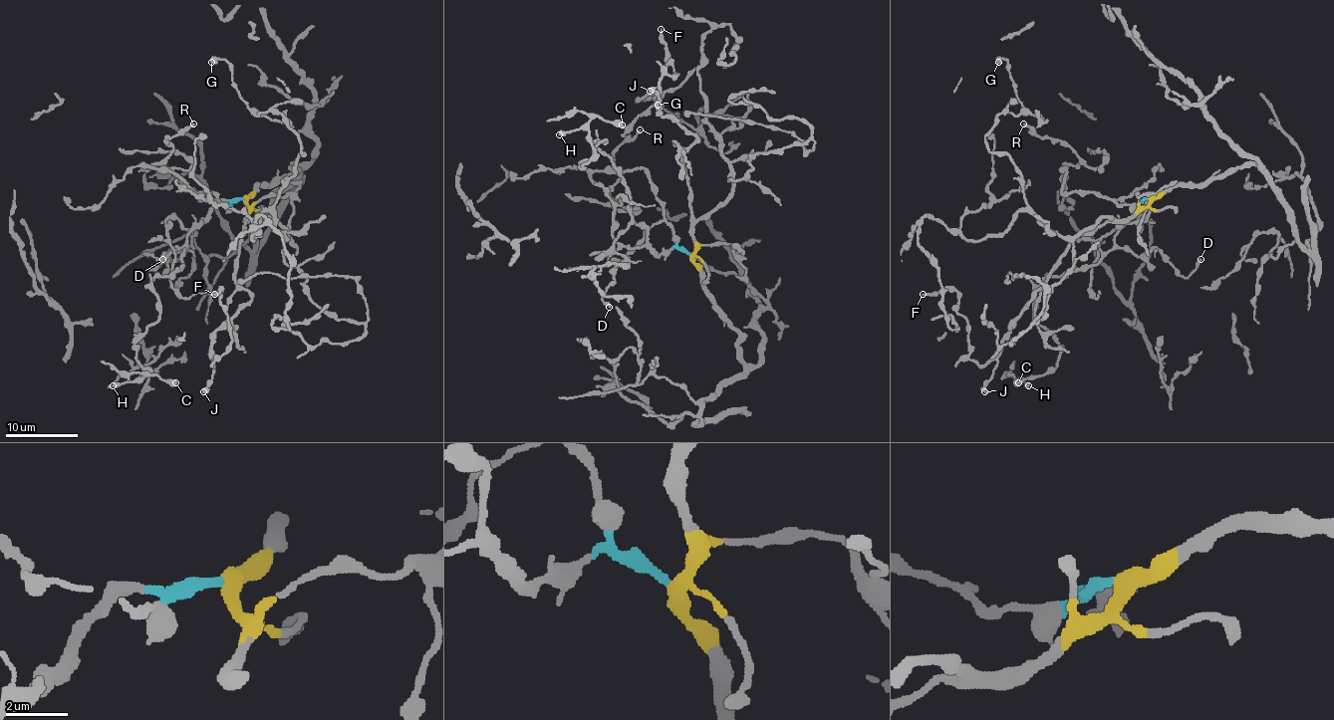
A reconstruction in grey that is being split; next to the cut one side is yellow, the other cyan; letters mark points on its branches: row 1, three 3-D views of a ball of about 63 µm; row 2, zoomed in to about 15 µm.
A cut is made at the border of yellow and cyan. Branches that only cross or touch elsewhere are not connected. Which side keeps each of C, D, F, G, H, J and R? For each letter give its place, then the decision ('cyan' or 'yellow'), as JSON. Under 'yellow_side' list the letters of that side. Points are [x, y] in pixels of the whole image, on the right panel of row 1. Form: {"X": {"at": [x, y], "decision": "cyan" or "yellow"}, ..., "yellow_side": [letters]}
{"C": {"at": [1018, 382], "decision": "cyan"}, "D": {"at": [1200, 259], "decision": "cyan"}, "F": {"at": [923, 294], "decision": "yellow"}, "G": {"at": [998, 62], "decision": "yellow"}, "H": {"at": [1028, 385], "decision": "cyan"}, "J": {"at": [984, 391], "decision": "yellow"}, "R": {"at": [1023, 123], "decision": "cyan"}, "yellow_side": ["F", "G", "J"]}

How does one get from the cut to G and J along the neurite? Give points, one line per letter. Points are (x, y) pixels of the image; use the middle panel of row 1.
G: (691, 254), (692, 225), (727, 198), (730, 165), (720, 136), (739, 125), (747, 95), (696, 129), (657, 104)
J: (691, 254), (694, 250), (691, 187), (681, 152), (698, 140), (664, 117), (659, 110), (659, 97), (650, 92)

